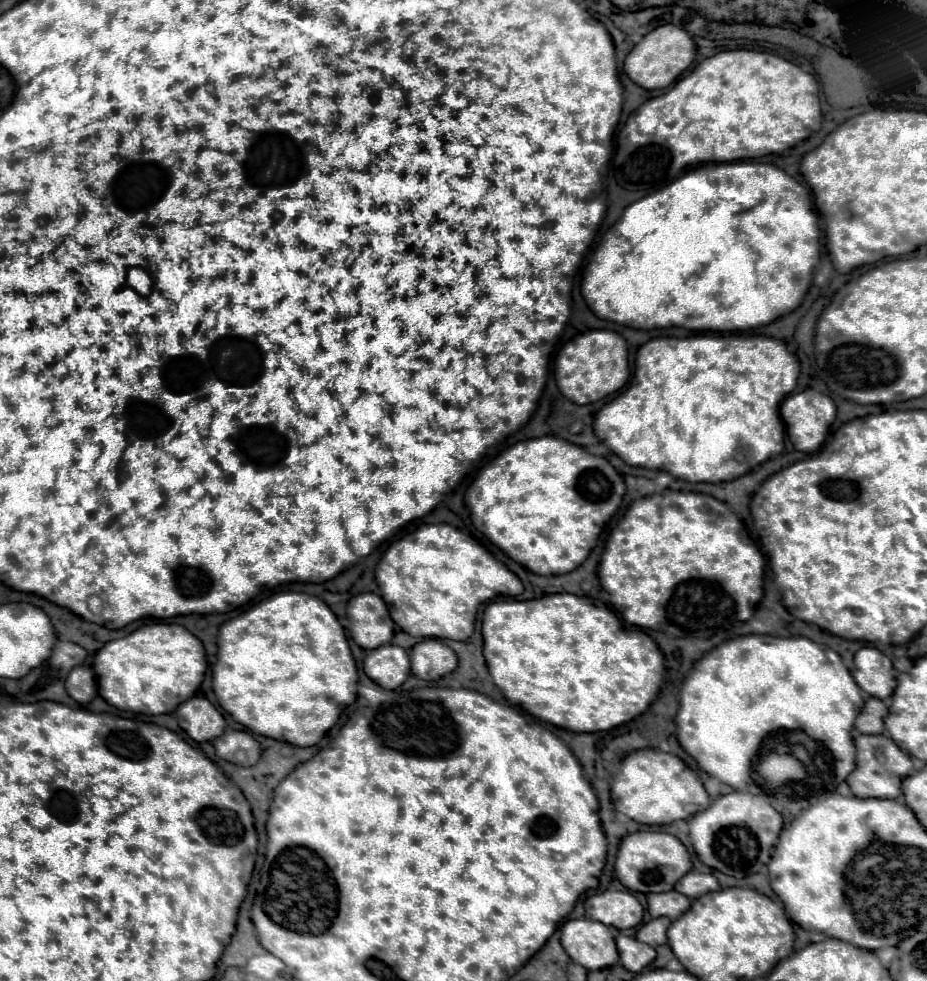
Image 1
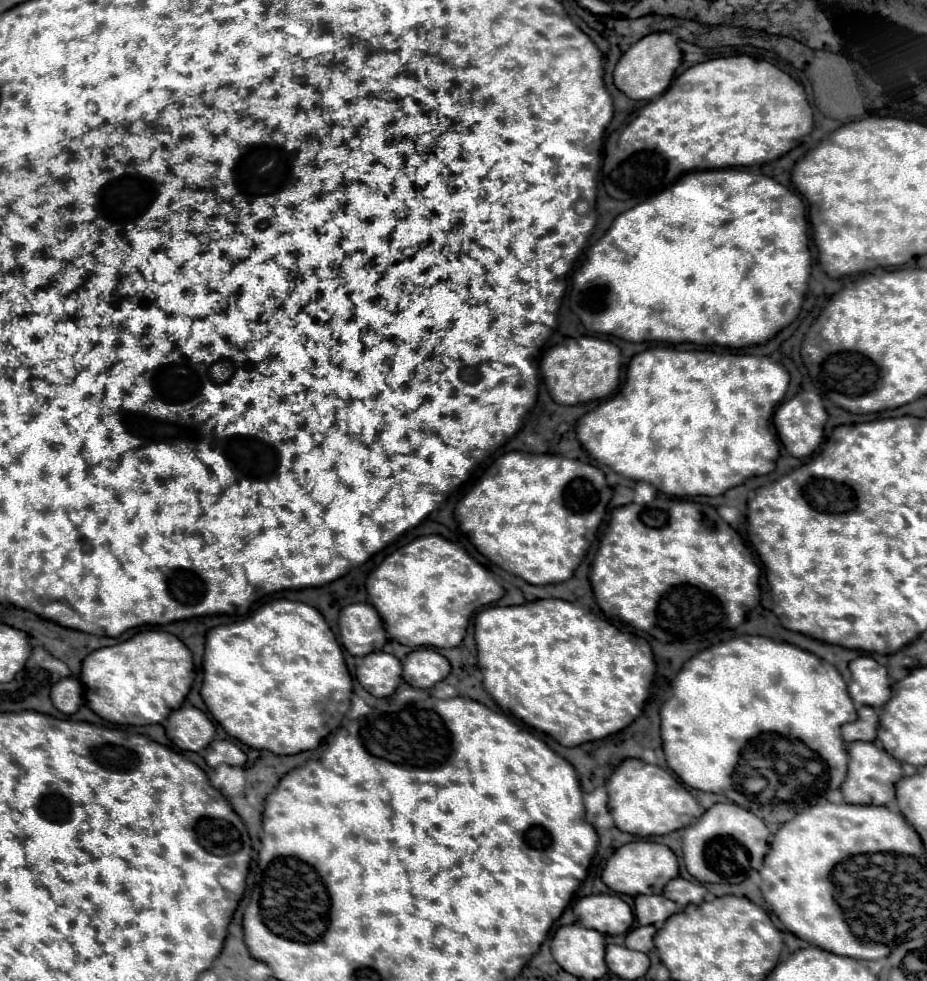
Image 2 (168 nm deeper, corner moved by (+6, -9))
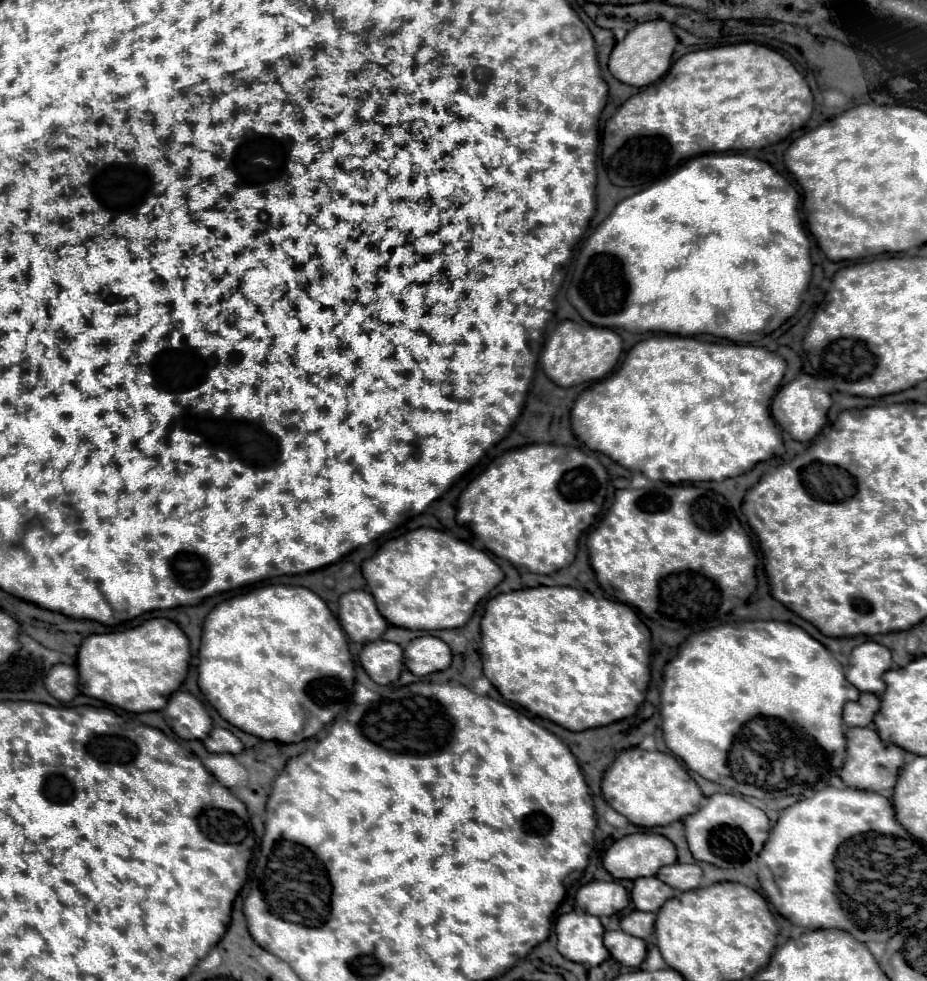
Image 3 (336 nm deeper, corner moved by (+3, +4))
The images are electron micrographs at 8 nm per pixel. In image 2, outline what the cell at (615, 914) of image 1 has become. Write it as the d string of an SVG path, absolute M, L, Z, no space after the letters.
M609 894L585 896L573 906L573 912L581 926L607 936L627 934L635 920L631 908L619 896Z

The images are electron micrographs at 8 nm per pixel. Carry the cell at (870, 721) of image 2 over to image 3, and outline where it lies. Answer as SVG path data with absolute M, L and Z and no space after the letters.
M860 693L860 699L844 707L844 723L848 727L870 727L880 699L874 693Z

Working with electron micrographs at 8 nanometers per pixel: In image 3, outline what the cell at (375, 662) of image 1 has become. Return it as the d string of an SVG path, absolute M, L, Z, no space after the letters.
M382 639L366 643L364 649L360 651L360 663L374 683L388 685L396 681L402 673L404 667L402 647L398 643Z

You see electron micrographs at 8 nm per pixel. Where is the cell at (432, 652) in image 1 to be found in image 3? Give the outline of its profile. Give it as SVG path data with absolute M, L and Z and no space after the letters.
M434 635L416 637L404 649L404 665L418 677L434 671L444 671L448 669L450 661L452 661L450 647Z

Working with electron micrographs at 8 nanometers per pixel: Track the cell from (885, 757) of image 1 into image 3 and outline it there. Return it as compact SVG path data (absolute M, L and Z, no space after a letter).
M850 727L846 731L848 747L846 747L846 761L840 771L842 781L848 787L854 789L866 789L866 791L888 791L894 789L896 777L900 773L900 767L904 765L904 751L896 745L884 745L878 737L878 733L870 727Z

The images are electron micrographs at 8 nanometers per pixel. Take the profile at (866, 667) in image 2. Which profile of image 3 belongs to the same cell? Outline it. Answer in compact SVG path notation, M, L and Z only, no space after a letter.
M866 641L852 649L846 679L858 691L870 691L874 695L882 695L886 689L882 675L890 667L892 667L890 649L876 641Z

